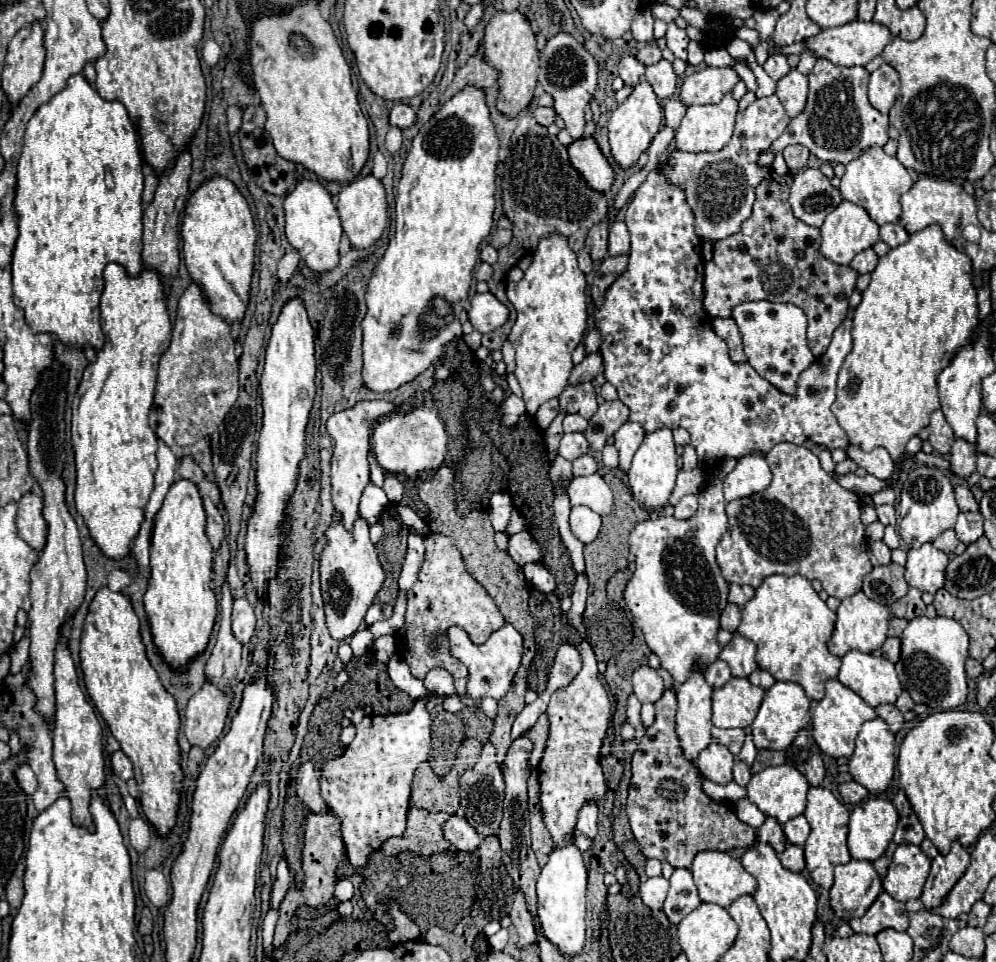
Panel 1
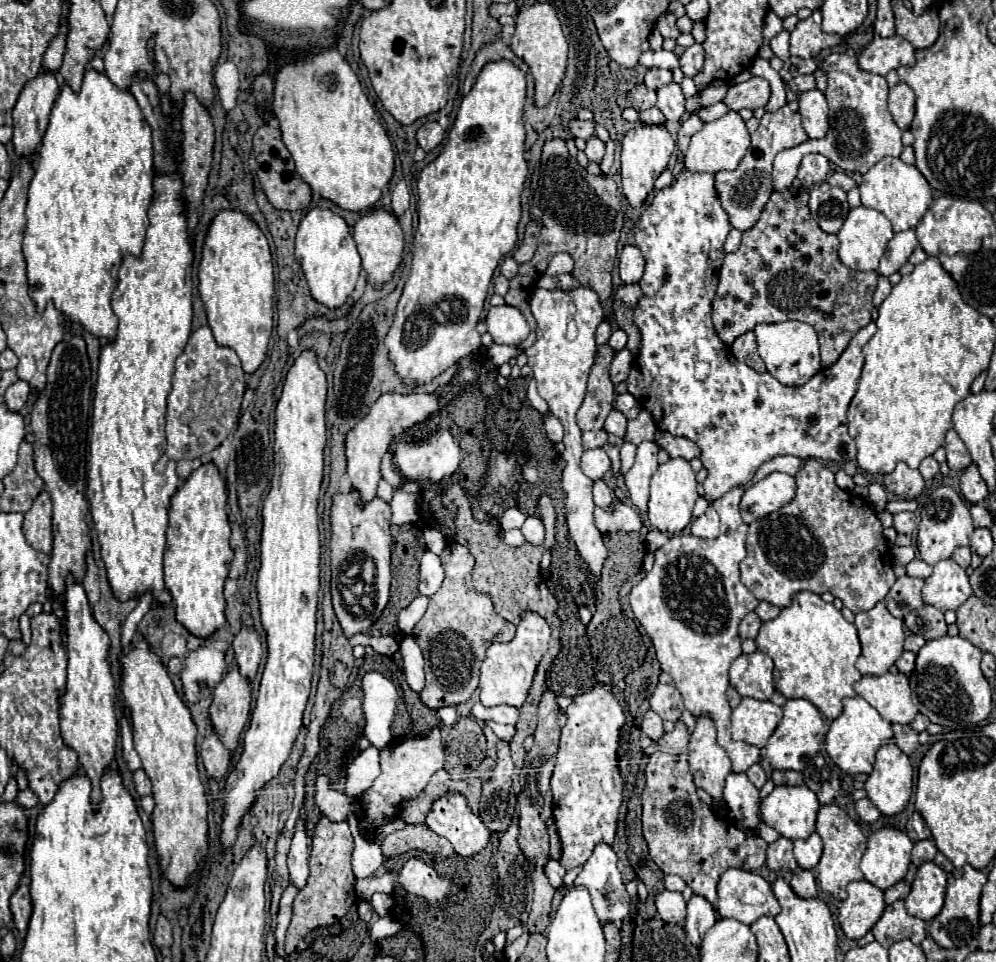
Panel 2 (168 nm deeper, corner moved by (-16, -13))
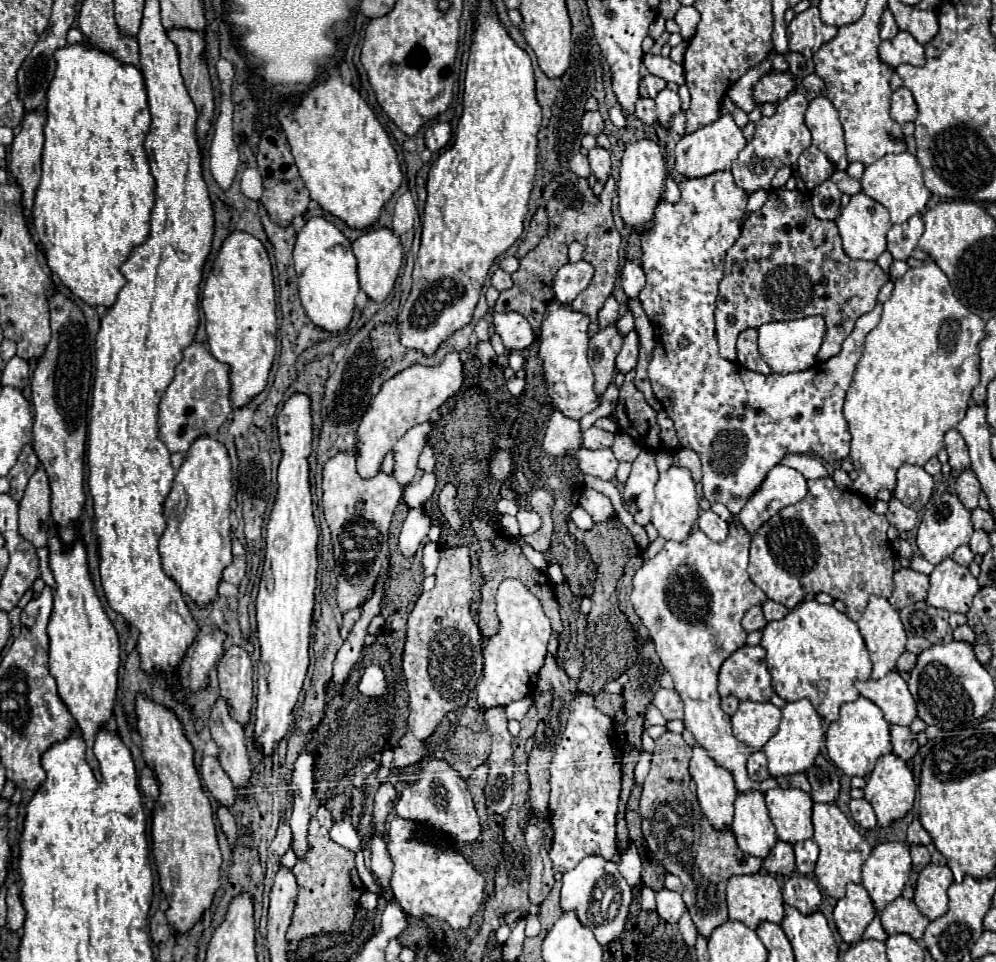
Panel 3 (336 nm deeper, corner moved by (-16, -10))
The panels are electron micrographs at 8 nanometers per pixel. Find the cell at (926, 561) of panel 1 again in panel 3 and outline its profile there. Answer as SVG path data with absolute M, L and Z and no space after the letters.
M942 559L930 573L930 589L926 603L950 613L966 613L972 605L972 597L980 591L976 577L968 567L958 565L954 559Z

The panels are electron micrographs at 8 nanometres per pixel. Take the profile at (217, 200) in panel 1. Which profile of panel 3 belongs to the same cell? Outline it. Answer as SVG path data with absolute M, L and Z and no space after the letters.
M232 231L206 277L202 291L202 309L206 315L208 347L218 361L230 363L232 403L246 405L266 383L276 353L276 293L272 265L262 241L246 231Z

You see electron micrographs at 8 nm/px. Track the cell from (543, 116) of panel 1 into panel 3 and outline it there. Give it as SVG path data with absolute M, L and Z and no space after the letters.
M592 111L592 113L584 113L582 117L582 131L586 135L592 135L592 137L598 137L604 129L604 121L600 117L598 111Z

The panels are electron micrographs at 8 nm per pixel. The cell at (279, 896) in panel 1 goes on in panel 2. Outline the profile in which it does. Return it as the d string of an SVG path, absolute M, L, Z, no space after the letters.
M298 818L296 830L294 830L294 836L292 836L292 848L288 852L290 880L298 888L304 888L304 882L308 878L308 858L310 858L310 838L306 834L304 818Z

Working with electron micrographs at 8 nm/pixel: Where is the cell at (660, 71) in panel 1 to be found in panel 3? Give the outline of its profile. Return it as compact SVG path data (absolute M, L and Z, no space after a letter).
M662 89L658 95L656 95L656 111L658 111L658 121L662 127L668 129L668 121L674 113L680 111L680 97L676 91L672 89Z

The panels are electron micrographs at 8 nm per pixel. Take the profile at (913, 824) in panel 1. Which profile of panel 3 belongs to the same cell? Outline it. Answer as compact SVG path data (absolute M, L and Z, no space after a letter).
M910 845L910 853L912 853L912 867L916 871L924 869L930 863L930 851L924 845Z

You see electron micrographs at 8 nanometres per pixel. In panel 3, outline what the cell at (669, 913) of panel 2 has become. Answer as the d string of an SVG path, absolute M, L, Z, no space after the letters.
M662 889L656 893L656 903L658 903L658 915L668 923L678 923L678 919L686 911L682 895L668 889Z

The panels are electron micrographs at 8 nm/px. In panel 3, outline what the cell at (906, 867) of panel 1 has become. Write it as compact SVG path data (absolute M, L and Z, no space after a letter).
M930 863L924 867L918 875L916 893L914 893L914 905L920 909L922 915L926 915L930 921L938 919L948 911L948 895L946 889L952 883L952 871L942 865Z

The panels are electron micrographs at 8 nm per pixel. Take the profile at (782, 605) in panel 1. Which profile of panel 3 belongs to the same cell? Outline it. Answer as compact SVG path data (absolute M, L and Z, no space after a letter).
M816 599L798 603L788 615L780 621L770 621L762 629L762 641L760 645L766 649L766 663L768 671L772 675L772 687L784 701L798 701L798 699L810 699L818 715L826 721L838 719L838 709L846 701L856 701L860 693L854 687L854 679L868 679L872 671L872 663L868 657L866 643L860 635L858 625L848 619L848 615L840 613L834 605L818 603Z

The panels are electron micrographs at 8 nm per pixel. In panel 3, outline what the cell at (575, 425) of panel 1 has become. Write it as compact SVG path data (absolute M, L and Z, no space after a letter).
M590 427L588 431L584 431L582 447L586 447L586 449L604 449L604 447L612 447L612 441L614 441L614 433L602 431L598 427Z

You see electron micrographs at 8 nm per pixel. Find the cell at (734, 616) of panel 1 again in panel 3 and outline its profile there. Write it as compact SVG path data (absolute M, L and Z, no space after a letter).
M756 605L756 607L752 607L752 609L748 609L746 611L746 615L744 615L744 619L742 619L742 627L744 627L744 631L760 631L760 629L764 629L766 627L766 619L764 619L764 615L762 615L762 609Z

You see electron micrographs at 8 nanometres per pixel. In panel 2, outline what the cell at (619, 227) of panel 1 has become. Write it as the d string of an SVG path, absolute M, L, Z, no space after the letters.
M624 246L620 254L620 278L624 284L640 282L644 274L644 258L636 246Z

